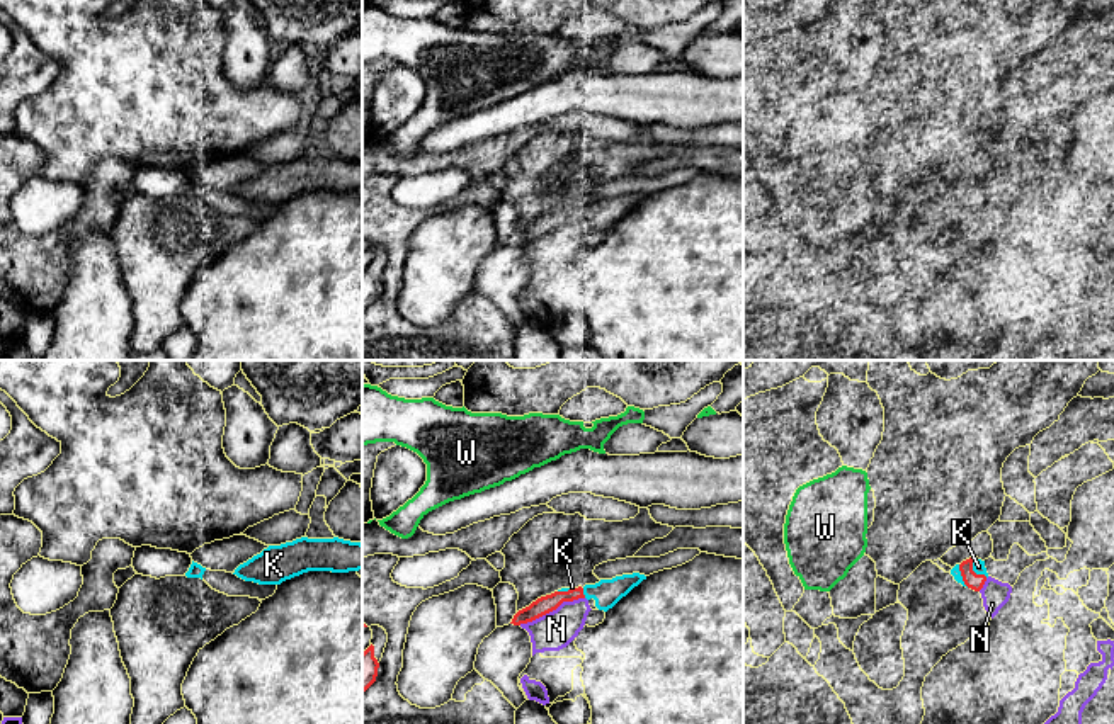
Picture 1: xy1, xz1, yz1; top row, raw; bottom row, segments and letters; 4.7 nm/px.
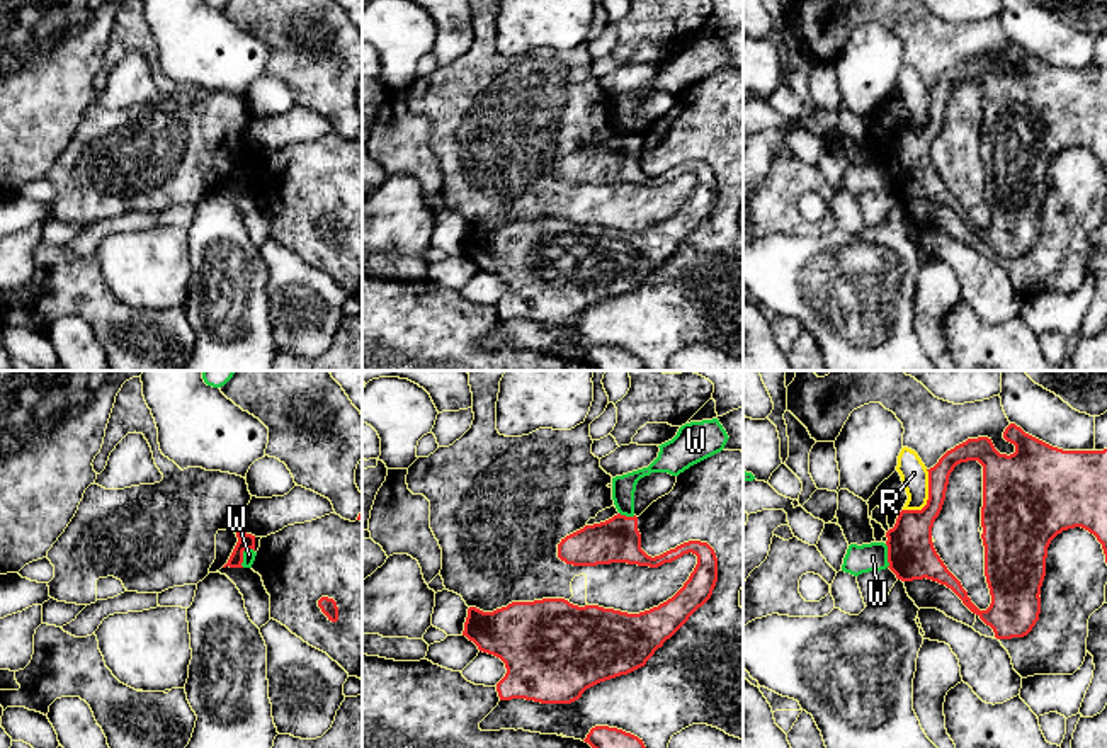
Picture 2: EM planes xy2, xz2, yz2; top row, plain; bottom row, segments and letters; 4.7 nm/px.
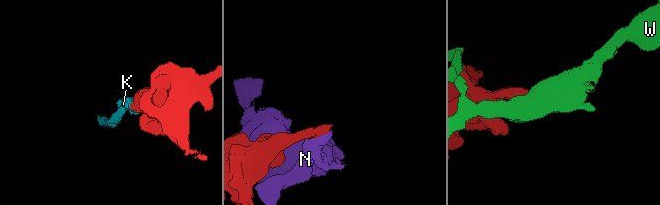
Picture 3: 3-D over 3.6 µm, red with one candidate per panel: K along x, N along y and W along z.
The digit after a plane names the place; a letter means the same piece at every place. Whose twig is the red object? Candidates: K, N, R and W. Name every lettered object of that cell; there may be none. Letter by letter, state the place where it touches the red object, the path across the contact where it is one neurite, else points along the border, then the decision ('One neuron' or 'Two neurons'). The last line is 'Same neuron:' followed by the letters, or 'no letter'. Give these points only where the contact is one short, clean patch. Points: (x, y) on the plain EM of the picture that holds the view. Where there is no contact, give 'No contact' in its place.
K: Touches red at yz1 (973, 191). One neuron
N: Touches red at xz1 (551, 230). Boundary: xz1 (584, 216), (563, 220), (555, 228), (519, 243). Two neurons
R: Touches red at yz2 (929, 118). Two neurons
W: Touches red at xy2 (242, 174). Boundary: xy2 (252, 167), (242, 172), (242, 186). Two neurons
Same neuron: K

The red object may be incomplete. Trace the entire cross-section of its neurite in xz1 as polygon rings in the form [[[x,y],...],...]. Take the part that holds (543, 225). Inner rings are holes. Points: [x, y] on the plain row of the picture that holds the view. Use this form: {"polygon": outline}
{"polygon": [[[633,192],[633,194],[616,195],[612,199],[600,199],[599,202],[585,204],[583,207],[582,206],[561,207],[551,214],[537,218],[529,226],[519,229],[510,243],[520,245],[532,241],[556,229],[563,221],[573,221],[578,218],[587,218],[587,219],[594,218],[595,226],[599,229],[607,231],[643,199],[646,199],[645,194]]]}

